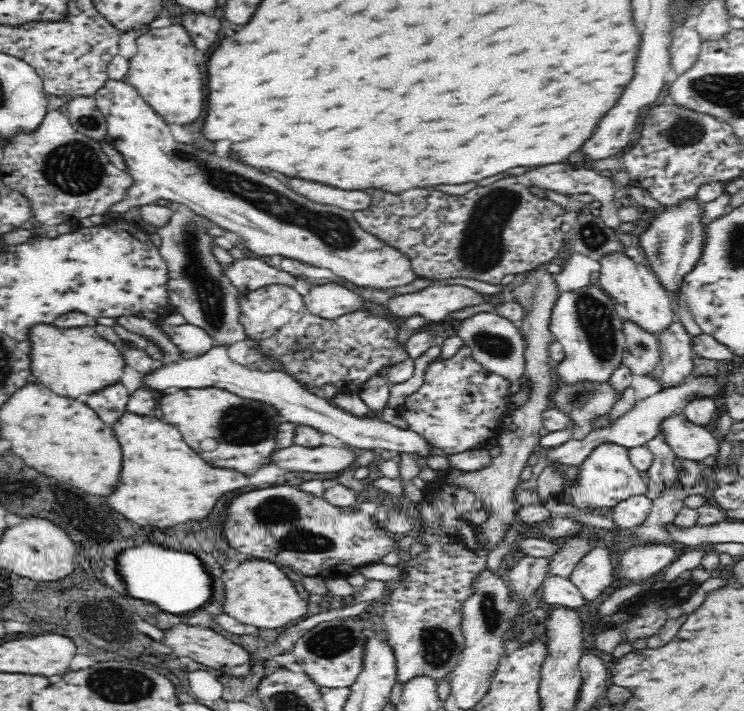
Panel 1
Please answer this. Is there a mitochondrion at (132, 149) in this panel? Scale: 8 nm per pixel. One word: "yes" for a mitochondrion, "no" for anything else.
no

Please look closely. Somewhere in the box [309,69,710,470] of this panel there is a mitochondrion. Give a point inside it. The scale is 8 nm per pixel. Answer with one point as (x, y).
(483, 252)

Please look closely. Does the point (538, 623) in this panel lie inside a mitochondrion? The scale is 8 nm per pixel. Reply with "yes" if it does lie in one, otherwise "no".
no

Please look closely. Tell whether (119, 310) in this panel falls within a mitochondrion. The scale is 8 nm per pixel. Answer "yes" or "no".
no

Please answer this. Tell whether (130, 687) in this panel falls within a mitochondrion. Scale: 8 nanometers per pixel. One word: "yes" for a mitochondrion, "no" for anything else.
yes

